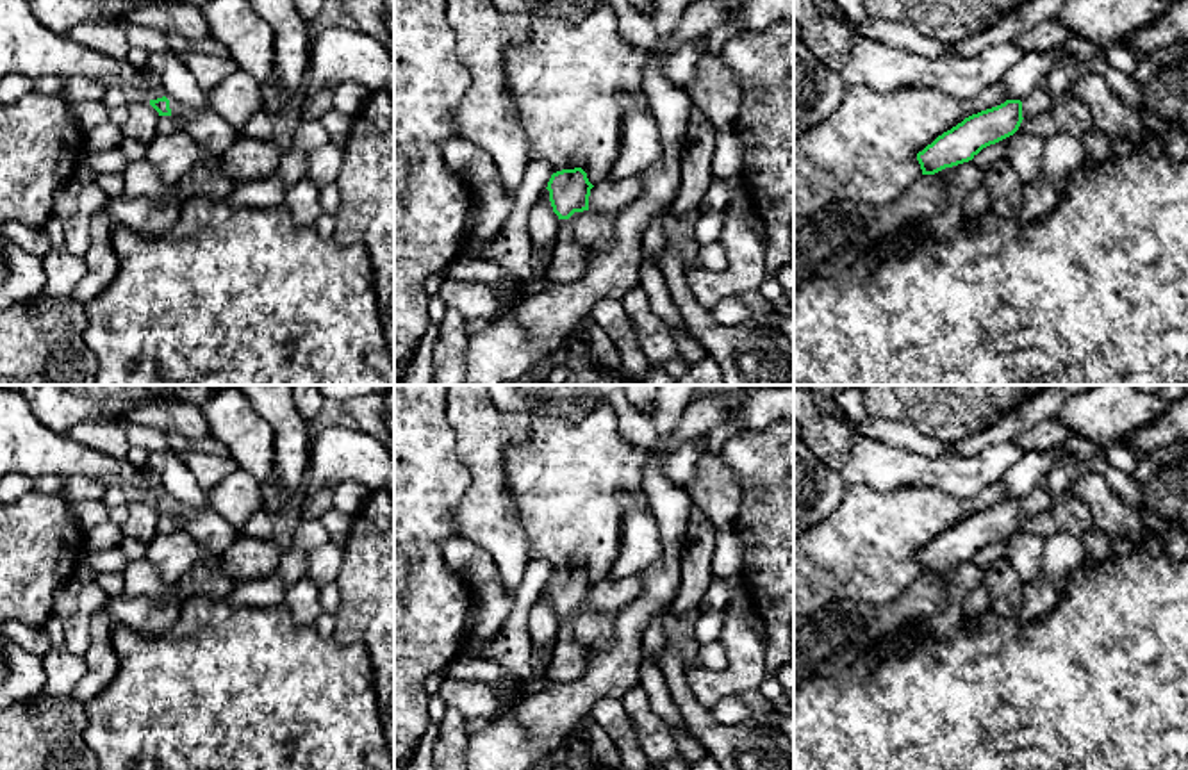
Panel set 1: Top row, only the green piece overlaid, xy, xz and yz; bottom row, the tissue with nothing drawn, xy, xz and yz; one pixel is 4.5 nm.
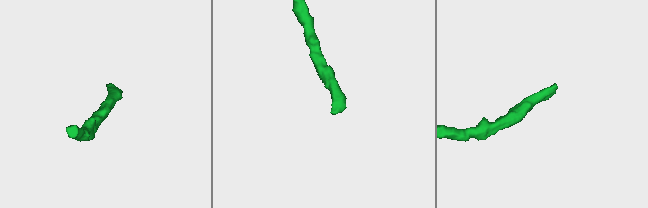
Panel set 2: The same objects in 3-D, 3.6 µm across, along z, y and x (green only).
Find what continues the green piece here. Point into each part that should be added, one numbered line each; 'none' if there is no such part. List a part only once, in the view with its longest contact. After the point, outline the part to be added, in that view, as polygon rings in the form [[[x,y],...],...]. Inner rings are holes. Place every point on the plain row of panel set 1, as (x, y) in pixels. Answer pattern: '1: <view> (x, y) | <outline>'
1: xy (211, 532) | [[[141,467],[144,483],[141,488],[150,499],[166,496],[169,499],[171,517],[194,538],[194,542],[218,556],[221,556],[232,542],[241,535],[241,529],[219,517],[212,508],[193,508],[173,499],[162,487],[157,476],[148,467]]]

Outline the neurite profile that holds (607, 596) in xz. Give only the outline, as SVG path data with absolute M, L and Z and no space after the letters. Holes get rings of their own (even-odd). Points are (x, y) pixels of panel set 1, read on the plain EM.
M639 574L619 581L605 578L590 588L589 610L599 613L619 611L640 592L640 588L642 579Z

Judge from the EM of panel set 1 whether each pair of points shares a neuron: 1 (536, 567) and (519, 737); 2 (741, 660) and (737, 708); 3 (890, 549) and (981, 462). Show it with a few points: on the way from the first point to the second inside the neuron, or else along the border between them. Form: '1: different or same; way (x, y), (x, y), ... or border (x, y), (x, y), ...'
1: different; border (541, 685), (530, 690)
2: different; border (735, 696), (725, 696), (710, 710)
3: different; border (989, 483), (964, 498), (919, 485), (907, 487)

